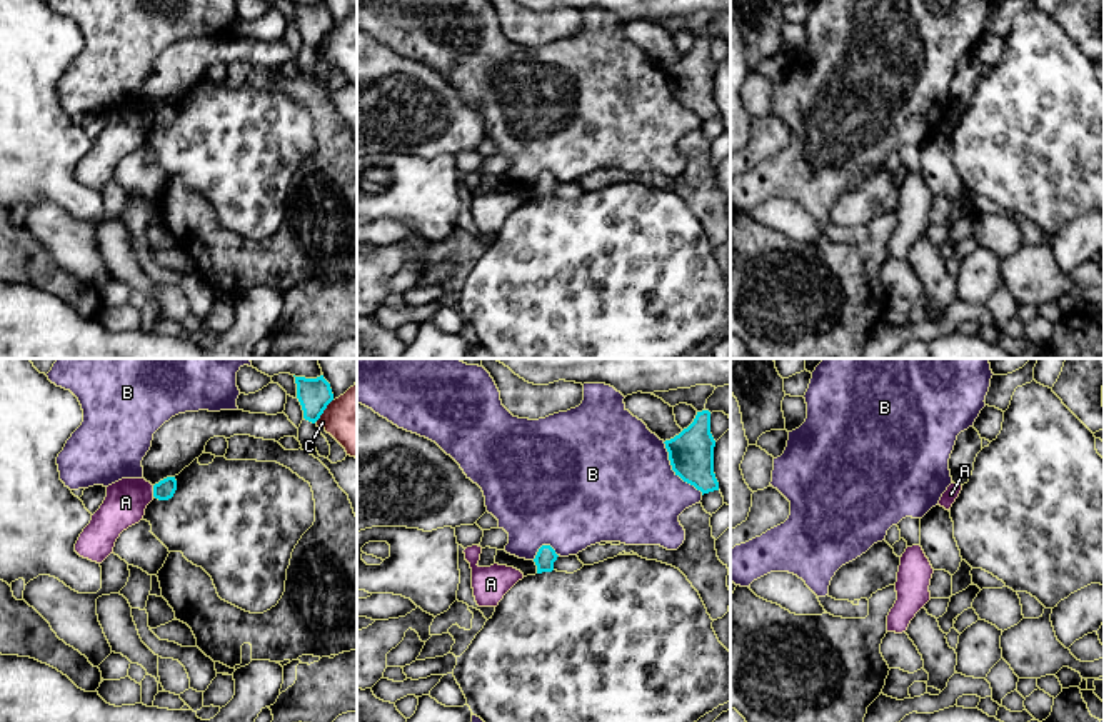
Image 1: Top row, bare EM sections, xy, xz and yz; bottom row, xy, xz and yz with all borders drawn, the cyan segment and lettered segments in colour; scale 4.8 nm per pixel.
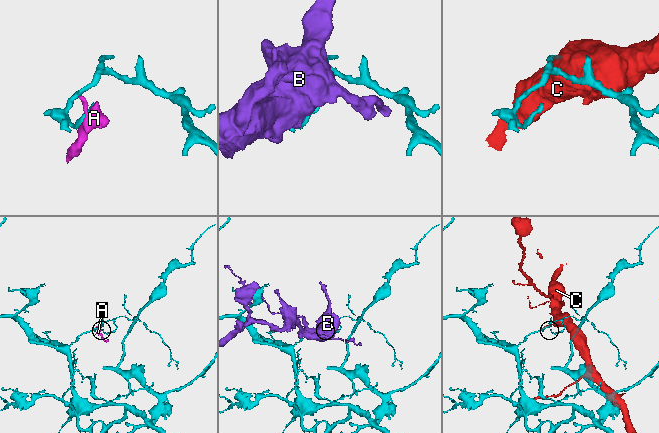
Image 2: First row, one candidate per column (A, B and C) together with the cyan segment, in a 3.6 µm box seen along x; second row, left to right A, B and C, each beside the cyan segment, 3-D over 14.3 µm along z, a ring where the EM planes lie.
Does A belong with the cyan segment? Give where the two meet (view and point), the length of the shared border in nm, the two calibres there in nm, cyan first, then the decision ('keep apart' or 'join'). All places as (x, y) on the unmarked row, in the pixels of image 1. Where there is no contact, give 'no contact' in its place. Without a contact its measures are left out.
xy (154, 117) | 60 nm | 90/200 nm | keep apart

